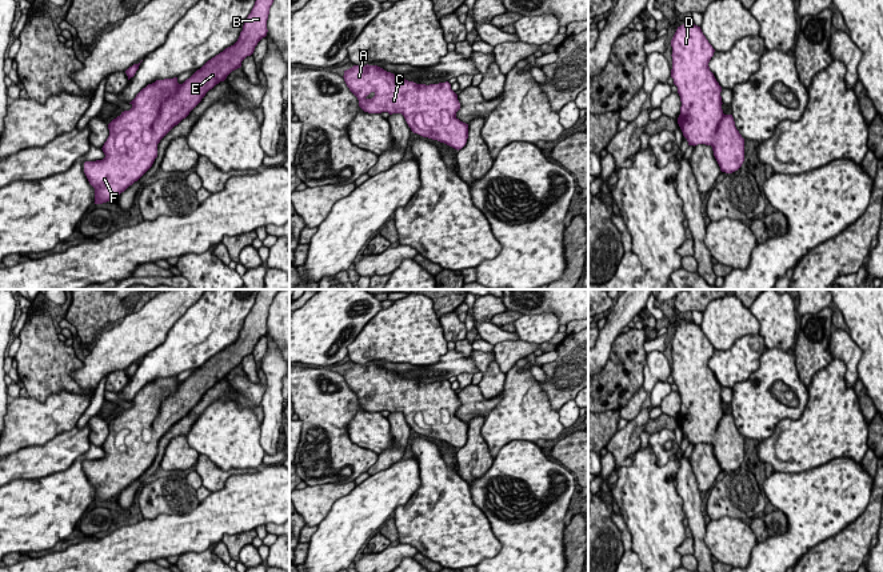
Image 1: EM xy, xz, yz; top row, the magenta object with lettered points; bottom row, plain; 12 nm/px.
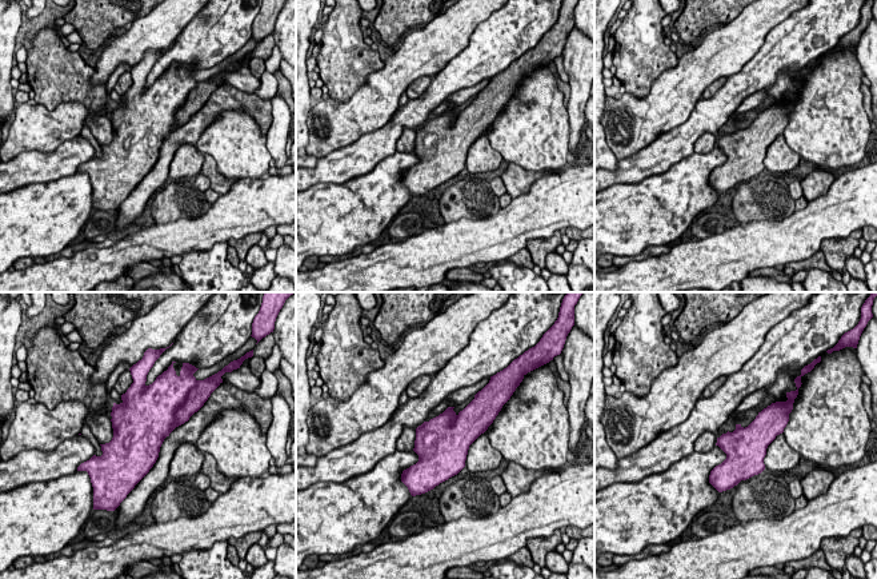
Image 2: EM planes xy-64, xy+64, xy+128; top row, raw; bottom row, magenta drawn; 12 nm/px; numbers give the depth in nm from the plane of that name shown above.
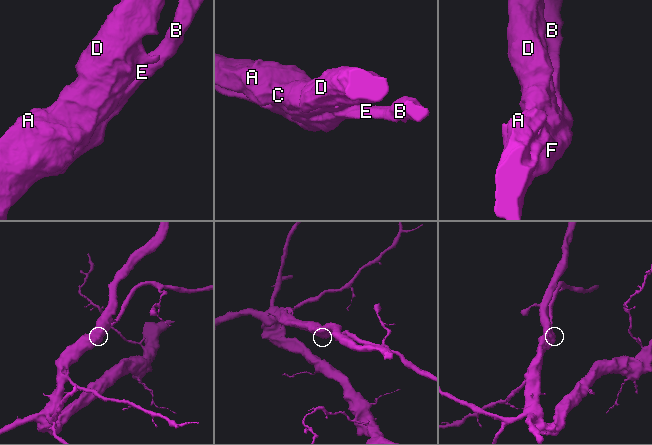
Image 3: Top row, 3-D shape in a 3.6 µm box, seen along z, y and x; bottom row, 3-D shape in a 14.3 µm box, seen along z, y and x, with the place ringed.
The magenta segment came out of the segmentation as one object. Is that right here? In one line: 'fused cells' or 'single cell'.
single cell

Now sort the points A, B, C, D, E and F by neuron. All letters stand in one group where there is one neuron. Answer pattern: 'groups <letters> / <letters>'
groups A B C D E F

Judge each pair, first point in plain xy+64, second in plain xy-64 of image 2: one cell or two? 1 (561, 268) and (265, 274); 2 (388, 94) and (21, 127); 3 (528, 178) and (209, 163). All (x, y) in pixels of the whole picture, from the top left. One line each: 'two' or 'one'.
1: two
2: one
3: one

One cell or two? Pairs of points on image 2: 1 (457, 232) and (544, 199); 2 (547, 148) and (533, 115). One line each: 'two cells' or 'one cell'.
1: one cell
2: one cell

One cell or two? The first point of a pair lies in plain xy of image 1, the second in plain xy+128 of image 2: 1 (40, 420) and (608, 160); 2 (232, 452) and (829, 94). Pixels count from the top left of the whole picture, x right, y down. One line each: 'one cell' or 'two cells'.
1: two cells
2: one cell

